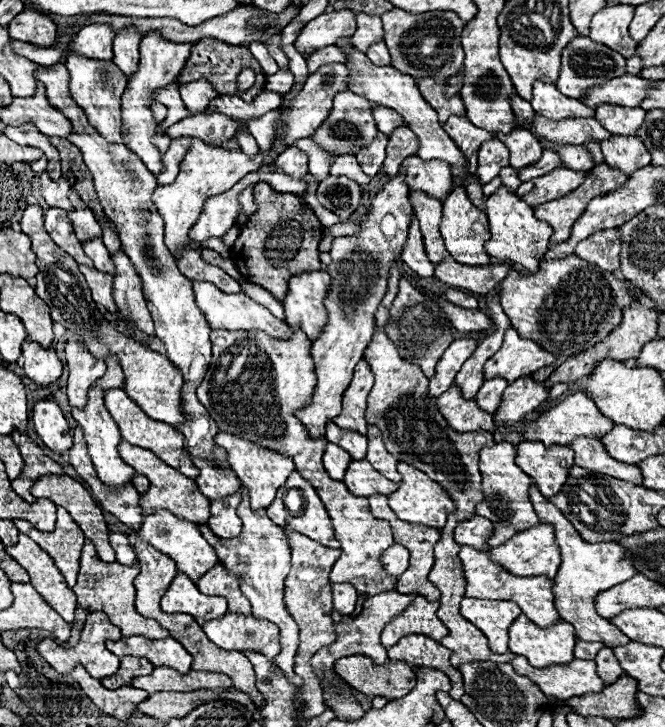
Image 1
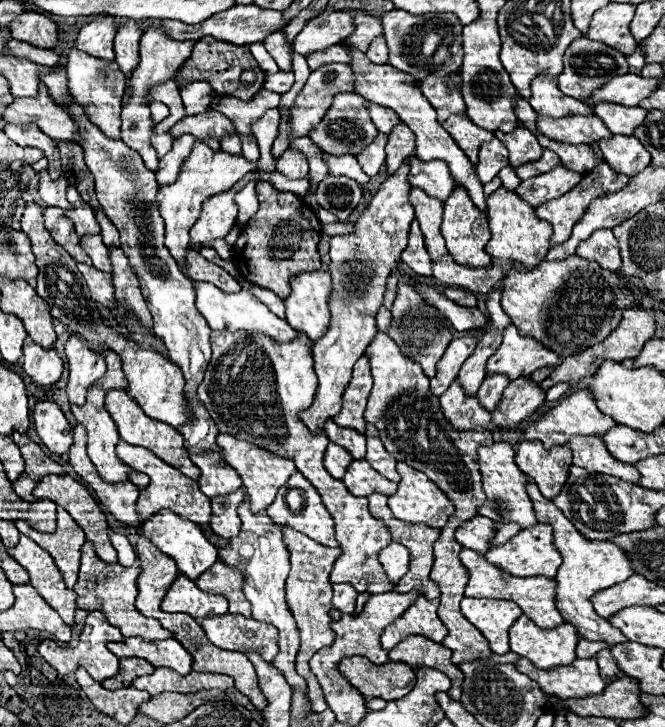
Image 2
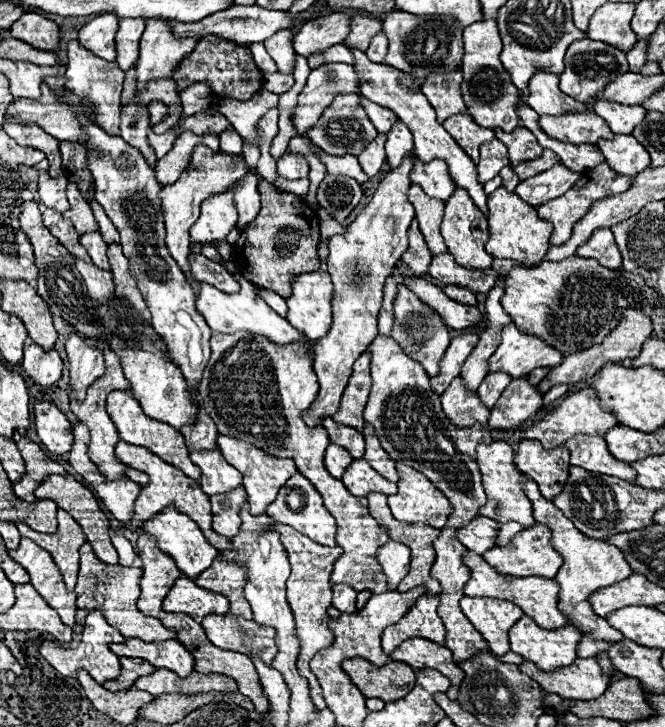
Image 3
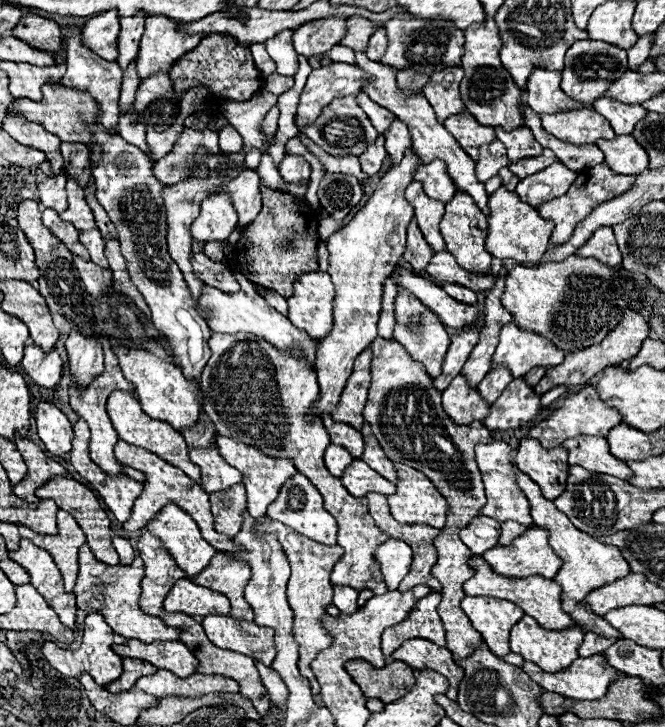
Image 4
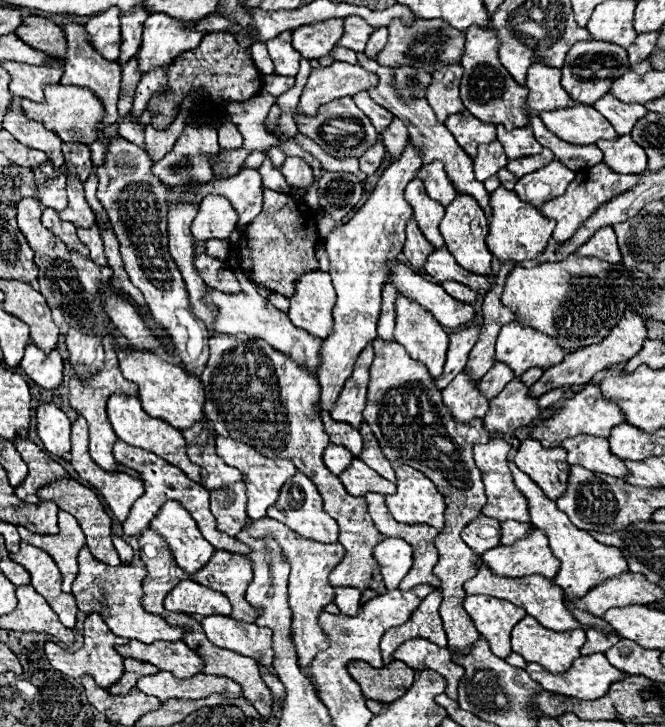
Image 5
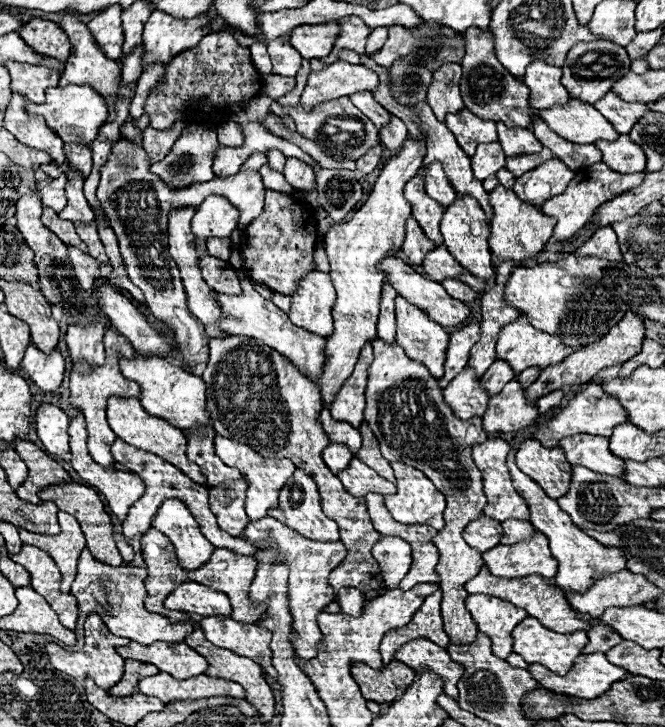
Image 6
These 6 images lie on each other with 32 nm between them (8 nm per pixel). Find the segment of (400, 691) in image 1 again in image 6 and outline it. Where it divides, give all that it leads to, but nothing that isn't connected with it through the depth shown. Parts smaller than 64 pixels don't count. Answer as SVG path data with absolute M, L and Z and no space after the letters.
M392 660L382 670L370 670L370 666L366 664L354 664L352 676L358 682L364 700L384 704L394 702L398 696L402 696L414 682L416 672L410 670L406 664Z

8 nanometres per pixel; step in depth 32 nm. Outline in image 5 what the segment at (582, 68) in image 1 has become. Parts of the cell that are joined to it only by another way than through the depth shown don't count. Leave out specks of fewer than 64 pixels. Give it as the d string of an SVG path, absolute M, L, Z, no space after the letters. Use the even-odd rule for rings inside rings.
M590 40L590 42L576 42L570 52L566 54L566 62L562 66L562 86L570 94L572 100L582 104L594 104L598 98L608 94L614 80L618 80L622 74L626 74L630 68L628 54L622 46L602 42L602 40ZM594 54L592 62L582 62L582 56Z

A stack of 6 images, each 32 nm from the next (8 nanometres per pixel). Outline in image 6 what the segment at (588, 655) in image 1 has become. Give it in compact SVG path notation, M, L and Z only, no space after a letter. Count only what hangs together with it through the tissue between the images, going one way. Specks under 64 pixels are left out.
M598 624L588 632L590 642L584 646L582 654L590 654L590 652L608 652L610 648L614 648L618 642L622 642L622 638L618 638L618 634L614 634L614 630L610 630L606 624Z

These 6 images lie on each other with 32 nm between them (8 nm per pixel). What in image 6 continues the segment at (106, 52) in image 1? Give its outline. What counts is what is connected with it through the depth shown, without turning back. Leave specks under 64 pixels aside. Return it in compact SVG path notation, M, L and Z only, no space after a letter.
M114 4L88 22L88 28L90 28L94 40L98 42L98 46L104 50L104 54L110 60L118 60L122 56L124 30L122 30L120 14L122 14L122 6Z

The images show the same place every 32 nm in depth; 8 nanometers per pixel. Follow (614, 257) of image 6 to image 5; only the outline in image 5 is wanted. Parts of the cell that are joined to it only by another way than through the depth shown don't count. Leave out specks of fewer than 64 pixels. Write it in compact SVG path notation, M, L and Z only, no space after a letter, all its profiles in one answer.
M610 226L600 228L586 244L582 244L576 252L576 256L594 256L594 258L602 258L610 264L618 264L622 262L622 254L618 250L616 244L616 234Z

